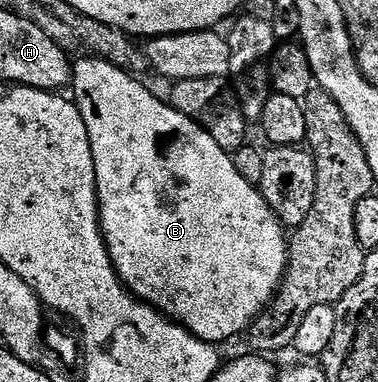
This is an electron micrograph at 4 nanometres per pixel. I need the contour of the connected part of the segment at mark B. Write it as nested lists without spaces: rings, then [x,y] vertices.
[[[79,58],[74,61],[71,73],[70,87],[75,88],[73,103],[79,107],[81,118],[85,118],[85,130],[89,134],[89,142],[93,150],[93,166],[97,174],[97,194],[99,195],[99,226],[103,230],[103,241],[111,255],[115,272],[124,286],[145,304],[162,312],[169,320],[174,320],[185,330],[189,330],[197,338],[207,344],[223,346],[226,340],[239,336],[248,331],[253,323],[268,305],[275,299],[283,275],[287,273],[287,253],[289,251],[289,236],[279,219],[273,214],[265,202],[262,192],[254,183],[251,184],[239,173],[234,164],[232,153],[226,152],[197,122],[185,118],[177,109],[171,107],[166,99],[158,100],[145,85],[142,79],[132,73],[121,70],[109,62],[98,58]]]

